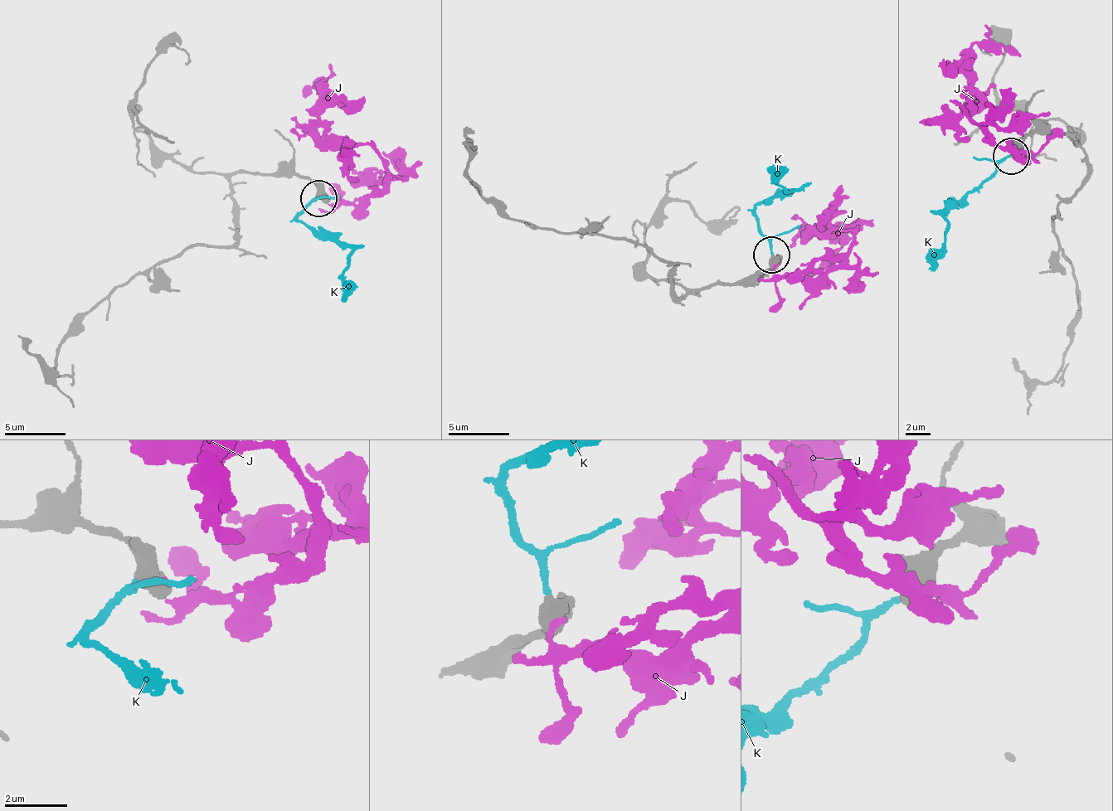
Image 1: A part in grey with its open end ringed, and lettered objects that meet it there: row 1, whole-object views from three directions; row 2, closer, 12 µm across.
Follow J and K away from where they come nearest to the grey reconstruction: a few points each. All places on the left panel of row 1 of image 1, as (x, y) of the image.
J: (325, 196), (333, 204), (376, 194), (387, 172), (381, 154), (326, 132), (323, 83), (303, 99)
K: (318, 197), (303, 208), (300, 221), (350, 252), (344, 302)

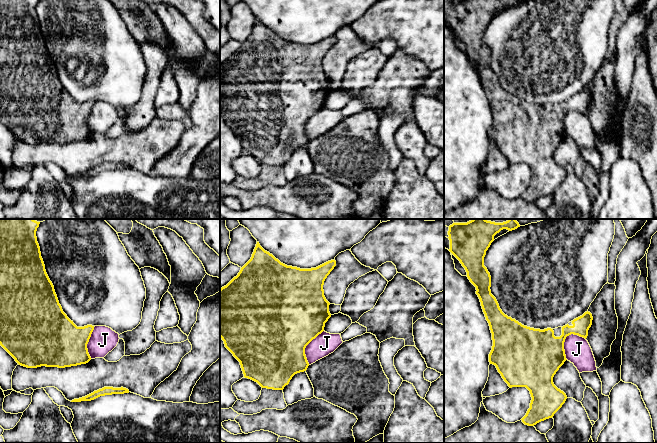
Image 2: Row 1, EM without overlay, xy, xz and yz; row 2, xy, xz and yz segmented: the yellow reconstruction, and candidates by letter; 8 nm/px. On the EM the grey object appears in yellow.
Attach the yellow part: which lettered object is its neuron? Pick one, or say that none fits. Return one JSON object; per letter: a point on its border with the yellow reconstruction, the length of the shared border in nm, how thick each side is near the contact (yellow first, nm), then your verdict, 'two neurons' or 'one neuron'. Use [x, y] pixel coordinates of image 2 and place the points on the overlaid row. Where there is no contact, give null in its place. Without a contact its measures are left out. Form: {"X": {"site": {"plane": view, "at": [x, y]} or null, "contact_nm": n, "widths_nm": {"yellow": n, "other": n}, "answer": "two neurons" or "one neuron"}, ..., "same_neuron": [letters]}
{"J": {"site": {"plane": "yz", "at": [565, 338]}, "contact_nm": 240, "widths_nm": {"yellow": 380, "other": 200}, "answer": "two neurons"}, "K": {"site": null, "answer": "one neuron"}, "same_neuron": ["K"]}

